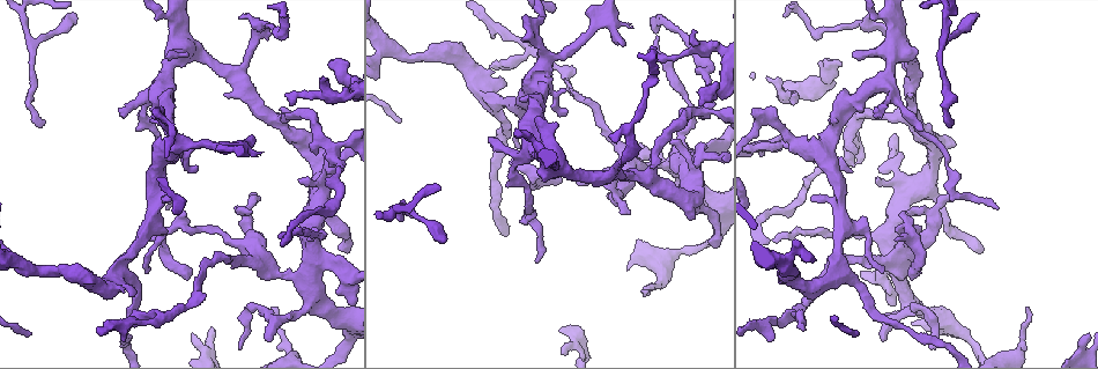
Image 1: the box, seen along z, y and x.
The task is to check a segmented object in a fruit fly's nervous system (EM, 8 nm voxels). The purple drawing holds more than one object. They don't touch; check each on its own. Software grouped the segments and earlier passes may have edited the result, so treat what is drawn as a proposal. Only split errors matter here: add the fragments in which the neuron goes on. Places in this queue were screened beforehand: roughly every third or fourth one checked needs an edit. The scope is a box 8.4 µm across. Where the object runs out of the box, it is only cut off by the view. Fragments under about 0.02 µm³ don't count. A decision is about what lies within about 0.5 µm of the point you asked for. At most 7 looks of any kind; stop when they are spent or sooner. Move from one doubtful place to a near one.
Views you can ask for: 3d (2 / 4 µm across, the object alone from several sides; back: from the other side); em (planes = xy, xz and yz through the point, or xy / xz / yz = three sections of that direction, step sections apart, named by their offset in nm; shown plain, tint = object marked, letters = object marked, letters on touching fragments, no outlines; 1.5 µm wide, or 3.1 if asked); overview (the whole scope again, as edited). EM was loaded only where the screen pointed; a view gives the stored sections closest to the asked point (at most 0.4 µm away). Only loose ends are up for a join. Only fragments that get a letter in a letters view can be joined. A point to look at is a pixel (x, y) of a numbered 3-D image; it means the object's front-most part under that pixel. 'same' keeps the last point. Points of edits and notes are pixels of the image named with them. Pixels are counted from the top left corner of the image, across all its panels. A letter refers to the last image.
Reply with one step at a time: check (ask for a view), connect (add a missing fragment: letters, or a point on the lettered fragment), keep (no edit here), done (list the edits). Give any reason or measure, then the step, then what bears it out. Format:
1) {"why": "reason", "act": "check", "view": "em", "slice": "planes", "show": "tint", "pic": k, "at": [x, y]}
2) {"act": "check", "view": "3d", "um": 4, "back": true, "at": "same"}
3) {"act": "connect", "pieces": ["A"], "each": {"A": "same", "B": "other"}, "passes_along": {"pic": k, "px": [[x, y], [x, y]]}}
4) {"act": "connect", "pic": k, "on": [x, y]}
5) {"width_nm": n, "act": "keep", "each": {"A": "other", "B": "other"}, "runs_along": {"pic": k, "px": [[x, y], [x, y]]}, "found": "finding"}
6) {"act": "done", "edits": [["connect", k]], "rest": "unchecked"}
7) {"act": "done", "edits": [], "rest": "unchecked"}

{"why": "free end", "act": "check", "view": "em", "slice": "xy", "step": 8, "show": "tint", "pic": 1, "at": [146, 272]}

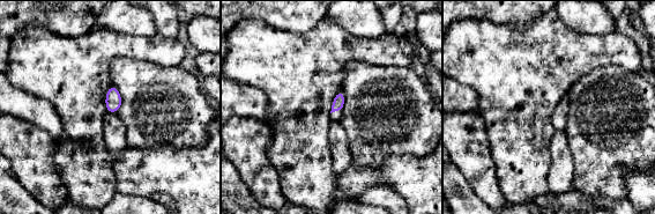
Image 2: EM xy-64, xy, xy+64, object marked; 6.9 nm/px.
{"act": "check", "view": "em", "slice": "planes", "show": "letters", "at": "same"}

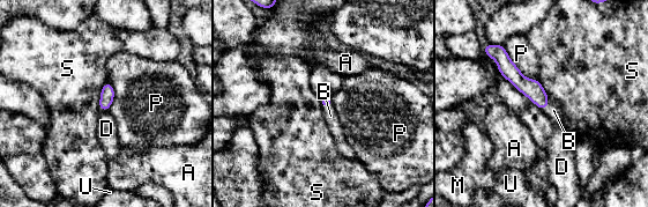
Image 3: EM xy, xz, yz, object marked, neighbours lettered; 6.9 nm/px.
{"act": "connect", "pieces": ["B"], "each": {"A": "other", "B": "same", "D": "other", "M": "other", "P": "other", "S": "other", "U": "other"}, "passes_along": {"pic": 3, "px": [[533, 89], [546, 105], [553, 110]]}, "found": "it goes on there"}

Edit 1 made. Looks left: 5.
{"act": "check", "view": "em", "slice": "planes", "show": "letters", "pic": 1, "at": [909, 213]}

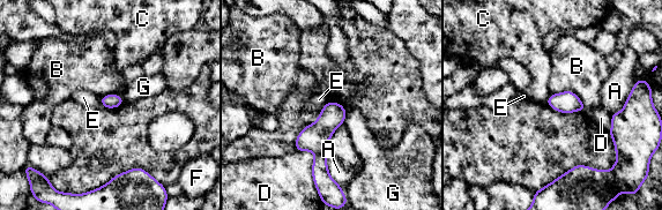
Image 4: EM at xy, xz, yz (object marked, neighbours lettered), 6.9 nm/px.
{"act": "keep", "each": {"A": "other", "B": "other", "C": "other", "D": "other", "E": "other", "F": "other", "G": "other"}, "found": "none of them fits"}

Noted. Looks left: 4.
{"act": "check", "view": "3d", "um": 4, "pic": 1, "at": [661, 61]}

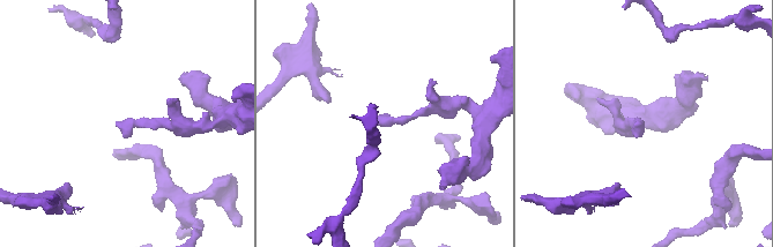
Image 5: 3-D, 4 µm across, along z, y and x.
{"why": "need the tissue", "act": "check", "view": "em", "slice": "planes", "show": "plain", "pic": 5, "at": [123, 134]}

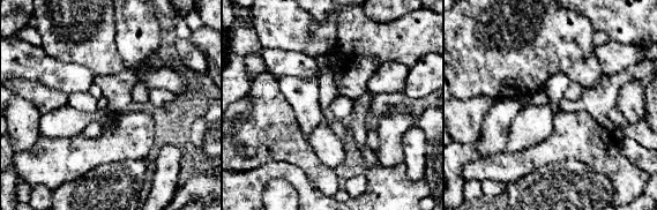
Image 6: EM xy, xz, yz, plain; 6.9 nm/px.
{"act": "check", "view": "em", "slice": "planes", "show": "letters", "at": "same"}

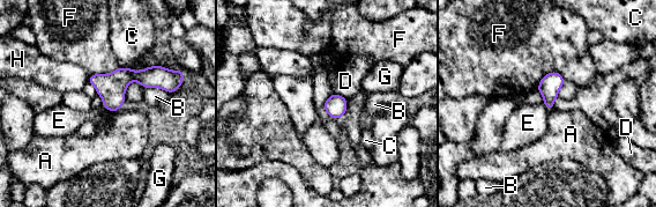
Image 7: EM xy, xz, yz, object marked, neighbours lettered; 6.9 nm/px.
{"width_nm": 150, "act": "keep", "each": {"A": "other", "B": "other", "C": "other", "D": "other", "E": "other", "F": "other", "G": "other", "H": "other"}, "runs_along": {"pic": 7, "px": [[91, 78], [158, 76], [172, 84]]}, "found": "none of them fits"}

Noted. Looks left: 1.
{"act": "done", "edits": [["connect", 3]], "rest": "unchecked"}

